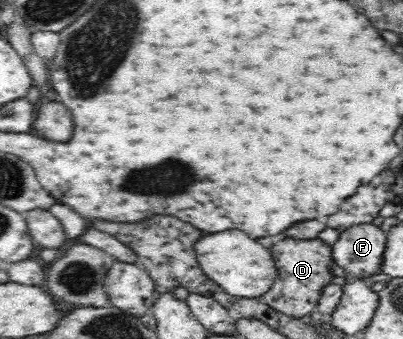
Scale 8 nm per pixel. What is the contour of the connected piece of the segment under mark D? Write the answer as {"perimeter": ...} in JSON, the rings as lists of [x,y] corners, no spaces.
{"perimeter":[[[285,239],[279,245],[271,249],[275,265],[277,265],[277,277],[267,293],[261,295],[258,300],[275,311],[287,315],[293,319],[301,319],[316,309],[316,303],[324,285],[333,279],[331,274],[331,245],[325,245],[319,239],[313,241],[293,241]]]}

